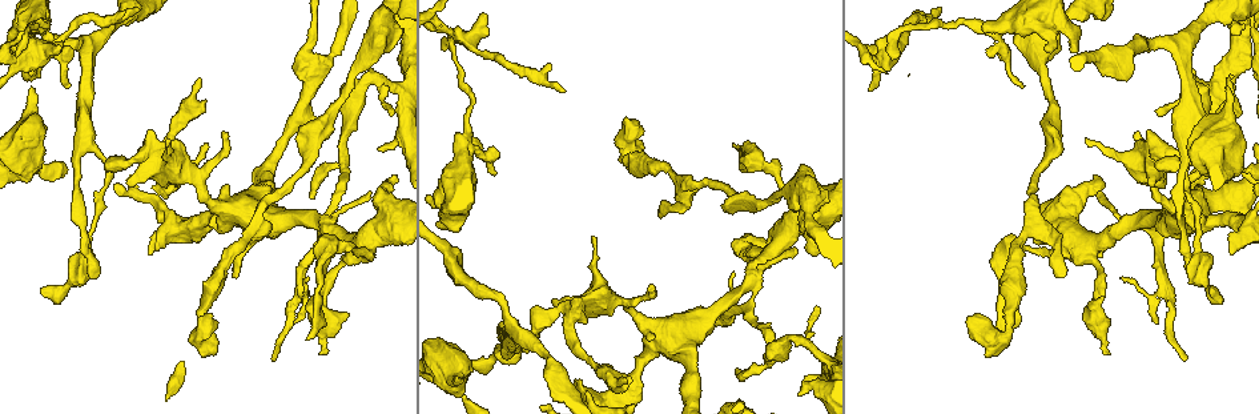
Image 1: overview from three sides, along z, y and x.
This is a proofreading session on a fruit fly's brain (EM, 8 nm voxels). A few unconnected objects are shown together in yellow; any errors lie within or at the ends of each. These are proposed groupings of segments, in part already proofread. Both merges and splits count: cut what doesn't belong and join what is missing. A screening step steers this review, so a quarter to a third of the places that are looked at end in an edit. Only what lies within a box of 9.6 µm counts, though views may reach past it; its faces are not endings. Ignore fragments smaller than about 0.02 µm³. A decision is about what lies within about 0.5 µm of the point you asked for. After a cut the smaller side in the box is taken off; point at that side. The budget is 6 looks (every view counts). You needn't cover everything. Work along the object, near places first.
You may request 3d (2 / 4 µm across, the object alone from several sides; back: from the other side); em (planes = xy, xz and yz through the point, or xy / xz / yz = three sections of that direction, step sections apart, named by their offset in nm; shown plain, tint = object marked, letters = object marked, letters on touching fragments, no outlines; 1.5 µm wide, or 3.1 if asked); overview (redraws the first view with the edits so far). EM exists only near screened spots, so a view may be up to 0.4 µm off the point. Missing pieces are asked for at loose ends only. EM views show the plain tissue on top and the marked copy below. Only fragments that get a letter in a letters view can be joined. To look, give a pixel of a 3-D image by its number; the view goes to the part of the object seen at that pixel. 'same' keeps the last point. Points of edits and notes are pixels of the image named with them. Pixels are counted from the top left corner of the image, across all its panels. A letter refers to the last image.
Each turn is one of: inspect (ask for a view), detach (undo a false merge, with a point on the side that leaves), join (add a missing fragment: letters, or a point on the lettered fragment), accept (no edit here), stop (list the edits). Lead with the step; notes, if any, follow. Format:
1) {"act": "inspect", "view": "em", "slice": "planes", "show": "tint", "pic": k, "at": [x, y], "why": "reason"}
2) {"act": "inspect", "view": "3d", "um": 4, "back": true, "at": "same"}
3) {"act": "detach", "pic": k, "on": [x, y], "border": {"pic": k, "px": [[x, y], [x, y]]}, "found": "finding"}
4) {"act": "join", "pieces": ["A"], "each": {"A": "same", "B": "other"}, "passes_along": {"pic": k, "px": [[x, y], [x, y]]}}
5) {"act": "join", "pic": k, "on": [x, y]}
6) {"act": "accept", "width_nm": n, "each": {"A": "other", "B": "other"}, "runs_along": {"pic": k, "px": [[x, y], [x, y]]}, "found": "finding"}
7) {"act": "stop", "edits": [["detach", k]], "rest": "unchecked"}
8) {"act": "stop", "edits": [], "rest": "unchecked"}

{"act": "inspect", "view": "3d", "um": 2, "pic": 1, "at": [982, 25], "why": "calibre changes"}

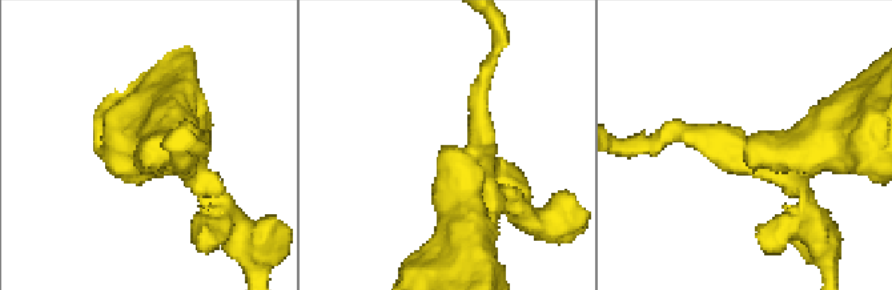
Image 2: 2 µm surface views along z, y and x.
{"act": "inspect", "view": "em", "slice": "xy", "step": 8, "show": "tint", "pic": 2, "at": [752, 154], "why": "now the EM"}

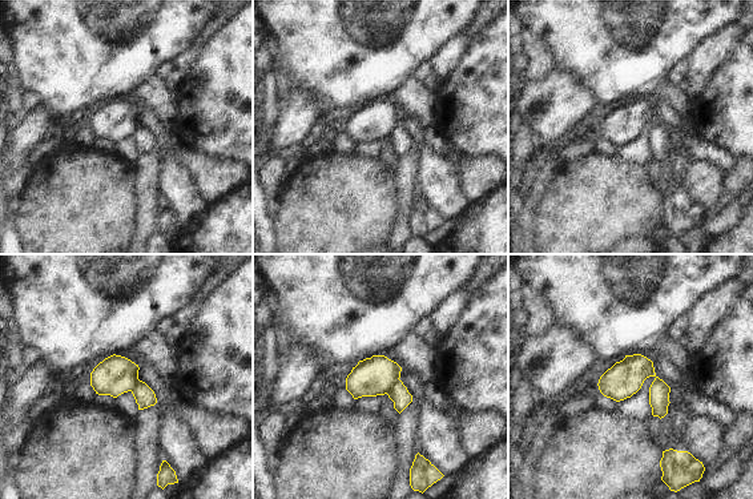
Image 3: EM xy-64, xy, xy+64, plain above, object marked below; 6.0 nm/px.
{"act": "inspect", "view": "em", "slice": "planes", "show": "letters", "at": "same"}

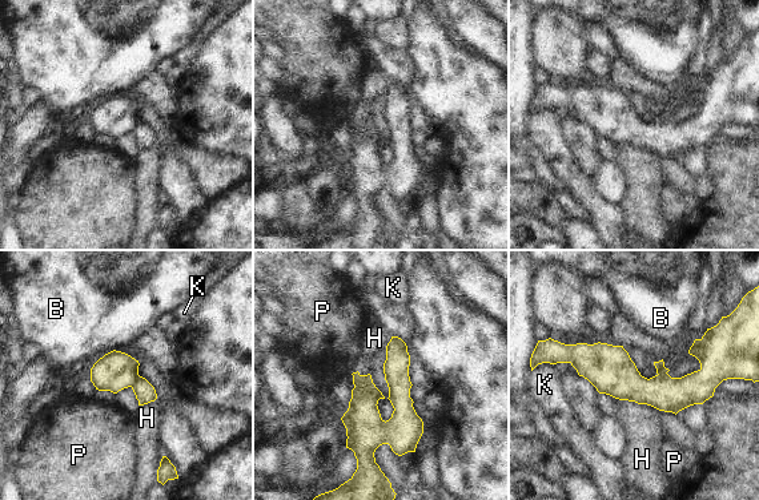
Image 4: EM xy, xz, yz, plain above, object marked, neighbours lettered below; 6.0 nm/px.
{"act": "accept", "each": {"B": "other", "H": "other", "K": "other", "P": "other"}, "runs_along": {"pic": 4, "px": [[562, 357], [637, 388], [714, 369]]}, "found": "continuous, no second neuron"}

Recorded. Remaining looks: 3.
{"act": "inspect", "view": "em", "slice": "planes", "show": "letters", "pic": 1, "at": [517, 350], "why": "touches itself"}

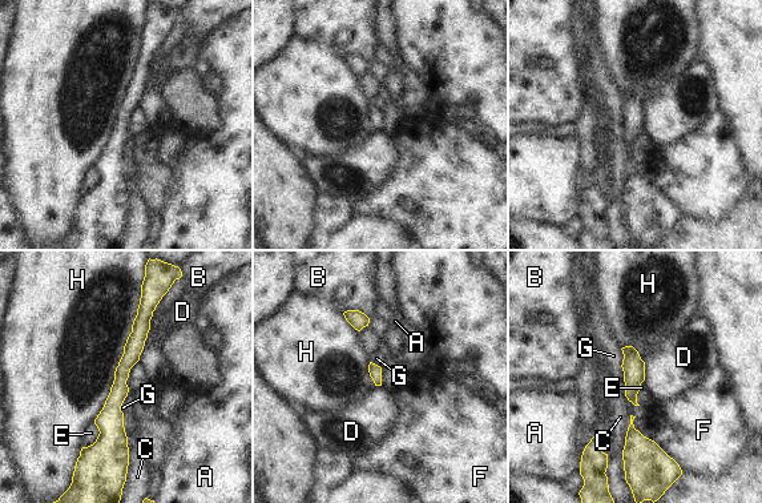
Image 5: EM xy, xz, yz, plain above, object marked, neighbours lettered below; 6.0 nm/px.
{"act": "accept", "each": {"A": "other", "B": "other", "C": "other", "D": "other", "E": "other", "F": "other", "G": "other", "H": "other"}, "border": {"pic": 5, "px": [[141, 288], [111, 391], [93, 421]]}, "found": "continuous, no second neuron"}

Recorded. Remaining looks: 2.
{"act": "inspect", "view": "em", "slice": "yz", "step": 4, "show": "tint", "pic": 1, "at": [310, 195], "why": "an open end"}

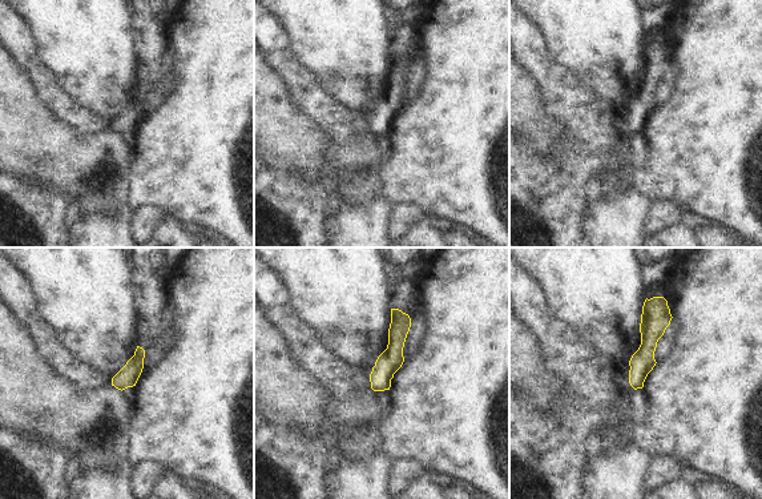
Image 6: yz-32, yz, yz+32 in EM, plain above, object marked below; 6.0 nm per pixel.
{"act": "inspect", "view": "em", "slice": "yz", "step": 4, "show": "letters", "at": "same", "why": "what lies round it"}

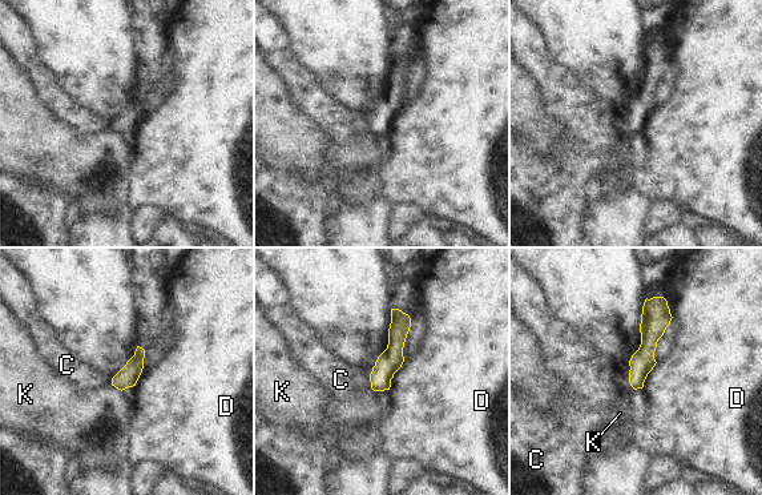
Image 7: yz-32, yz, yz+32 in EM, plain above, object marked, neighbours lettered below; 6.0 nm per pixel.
{"act": "accept", "width_nm": 120, "longest_contact_nm": ["D", 180], "each": {"C": "other", "D": "other", "K": "other"}, "found": "none of them fits"}

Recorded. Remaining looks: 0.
{"act": "stop", "edits": [], "rest": "unchecked"}

